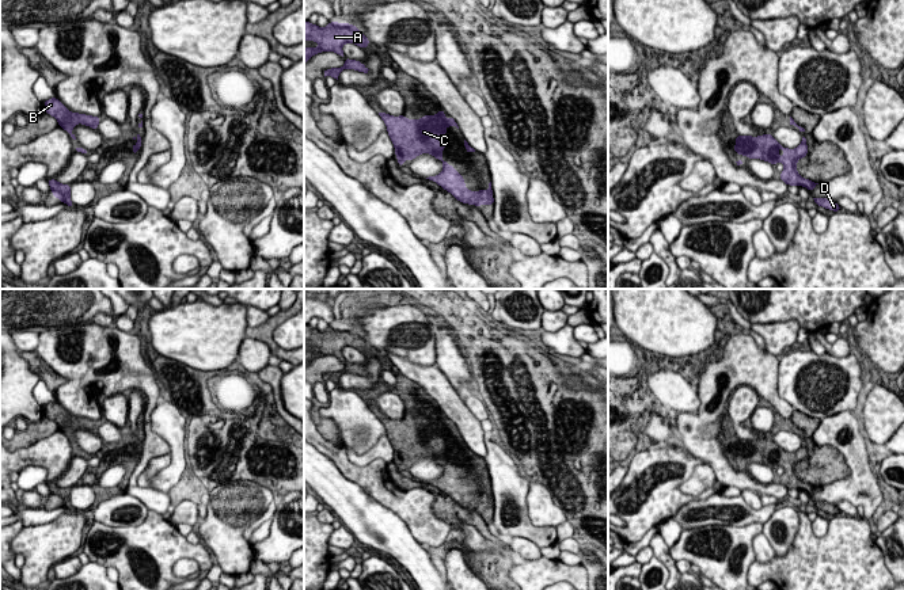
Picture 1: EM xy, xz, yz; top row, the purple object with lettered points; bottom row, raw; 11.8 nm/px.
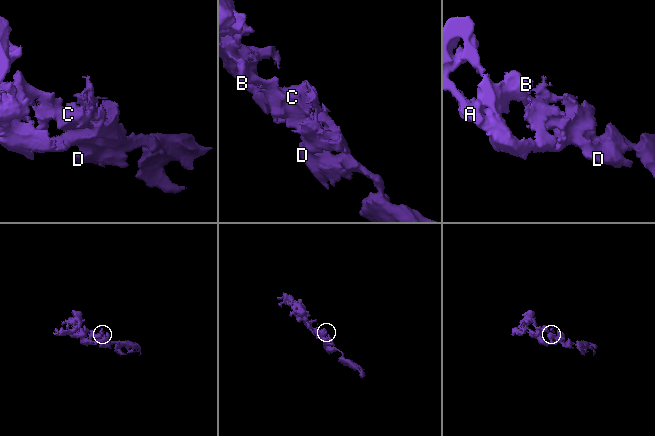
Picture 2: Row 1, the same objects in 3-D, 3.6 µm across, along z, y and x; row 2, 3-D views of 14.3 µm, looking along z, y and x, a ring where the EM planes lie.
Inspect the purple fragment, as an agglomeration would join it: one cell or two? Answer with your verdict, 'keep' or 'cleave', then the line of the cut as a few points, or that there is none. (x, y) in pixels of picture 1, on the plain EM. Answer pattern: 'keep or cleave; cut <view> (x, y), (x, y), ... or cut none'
keep; cut none

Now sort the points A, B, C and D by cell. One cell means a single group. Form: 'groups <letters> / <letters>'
groups A B C D

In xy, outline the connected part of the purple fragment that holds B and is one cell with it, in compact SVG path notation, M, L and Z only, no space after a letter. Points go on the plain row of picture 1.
M58 401L48 403L43 407L45 415L54 420L58 426L58 429L68 435L68 438L76 444L75 438L72 437L73 431L77 427L86 429L92 431L94 434L98 434L98 429L100 426L100 420L92 420L79 416L72 416L67 412L65 408L62 408Z

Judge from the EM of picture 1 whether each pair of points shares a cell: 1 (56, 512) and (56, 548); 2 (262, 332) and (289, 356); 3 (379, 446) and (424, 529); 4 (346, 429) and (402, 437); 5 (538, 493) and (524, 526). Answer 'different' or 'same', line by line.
1: different
2: same
3: same
4: different
5: different

